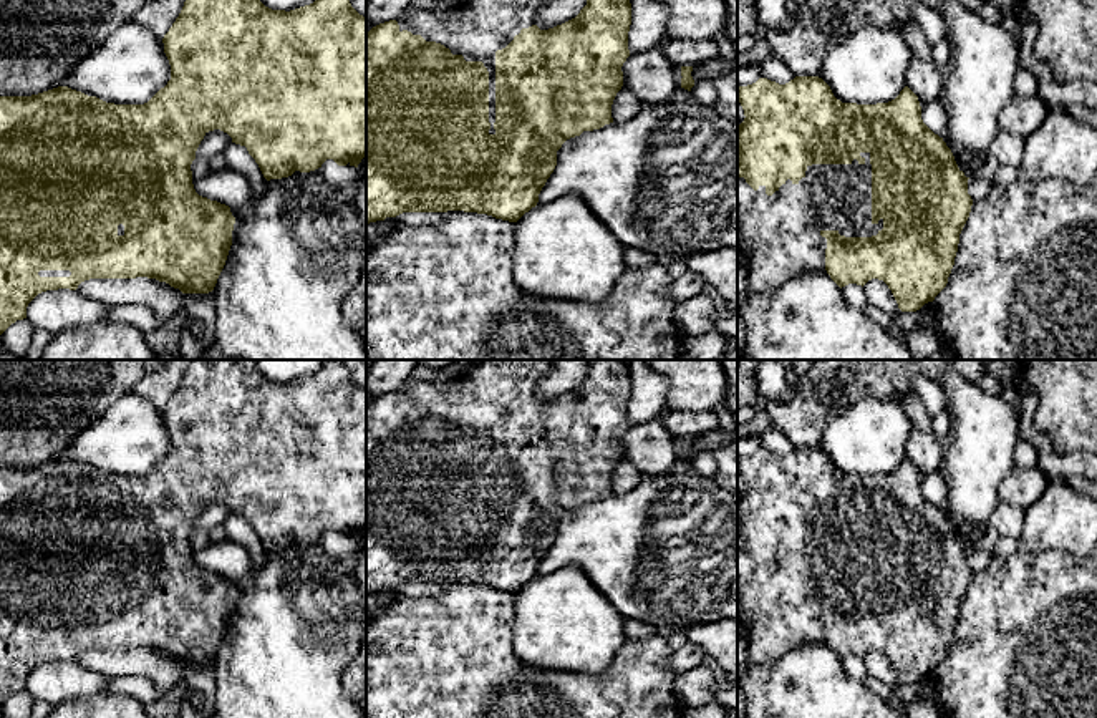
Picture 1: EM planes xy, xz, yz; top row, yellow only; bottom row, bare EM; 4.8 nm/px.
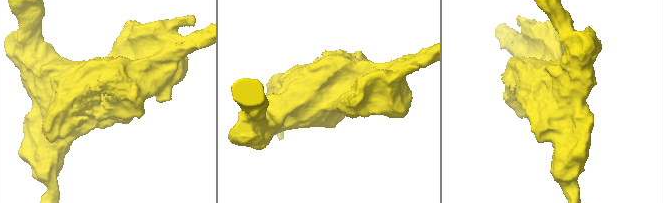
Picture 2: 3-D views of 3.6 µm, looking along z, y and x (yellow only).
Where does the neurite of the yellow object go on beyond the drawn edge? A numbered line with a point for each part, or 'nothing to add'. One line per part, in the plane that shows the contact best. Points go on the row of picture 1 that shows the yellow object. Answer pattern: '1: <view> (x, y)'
1: yz (779, 237)

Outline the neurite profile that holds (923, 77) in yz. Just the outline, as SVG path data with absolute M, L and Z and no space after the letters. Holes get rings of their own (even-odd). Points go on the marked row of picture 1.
M916 23L896 25L893 30L903 36L911 51L905 71L906 86L918 96L920 106L938 99L943 70L933 60L931 43Z

